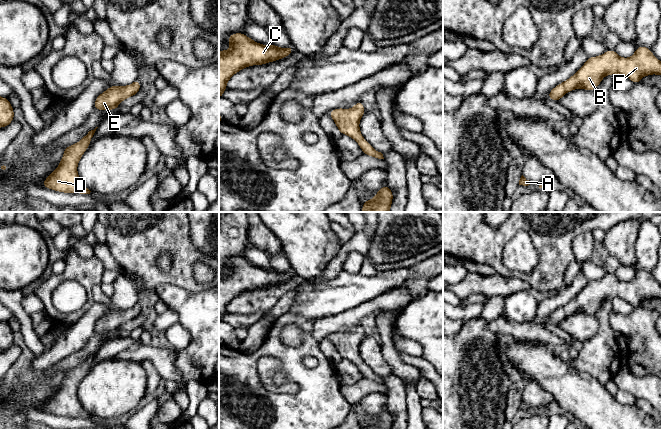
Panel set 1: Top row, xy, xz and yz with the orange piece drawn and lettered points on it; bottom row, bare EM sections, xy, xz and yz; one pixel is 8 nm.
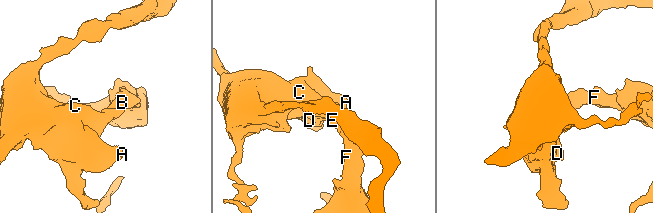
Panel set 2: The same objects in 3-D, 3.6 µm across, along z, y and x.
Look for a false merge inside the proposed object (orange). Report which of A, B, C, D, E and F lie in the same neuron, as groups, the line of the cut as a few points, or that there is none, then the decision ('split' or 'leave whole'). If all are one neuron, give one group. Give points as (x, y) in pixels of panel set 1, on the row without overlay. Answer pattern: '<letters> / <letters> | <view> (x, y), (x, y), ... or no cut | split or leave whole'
A B C D E F | no cut | leave whole

